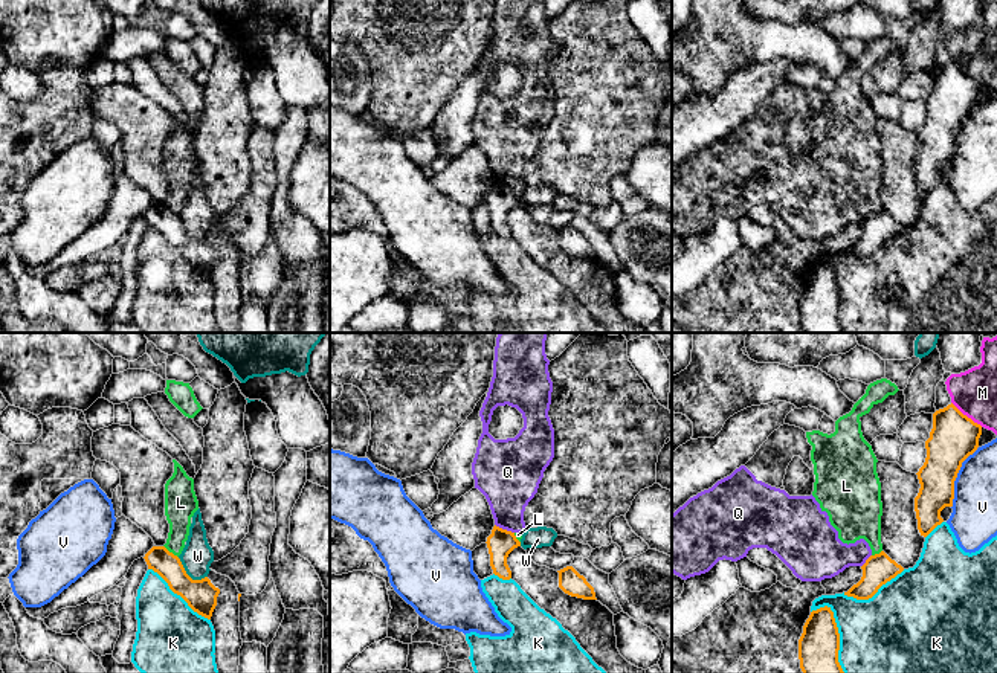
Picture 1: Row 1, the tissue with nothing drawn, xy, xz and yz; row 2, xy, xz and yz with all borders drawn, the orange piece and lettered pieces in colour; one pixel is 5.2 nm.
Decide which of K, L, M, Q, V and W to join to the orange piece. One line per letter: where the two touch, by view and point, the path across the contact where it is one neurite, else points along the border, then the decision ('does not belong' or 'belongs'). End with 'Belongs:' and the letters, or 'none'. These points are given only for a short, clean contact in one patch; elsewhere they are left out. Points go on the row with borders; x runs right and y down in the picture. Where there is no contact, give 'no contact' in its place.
K: contact yz (837, 632); does not belong
L: contact xy (171, 553); border xy (164, 545), (177, 557); does not belong
M: contact yz (965, 415); does not belong
Q: contact xz (504, 530); border xz (495, 524), (513, 533); does not belong
V: contact yz (956, 476); does not belong
W: contact xy (188, 576); border xy (177, 557), (193, 579), (206, 577); does not belong
Belongs: none

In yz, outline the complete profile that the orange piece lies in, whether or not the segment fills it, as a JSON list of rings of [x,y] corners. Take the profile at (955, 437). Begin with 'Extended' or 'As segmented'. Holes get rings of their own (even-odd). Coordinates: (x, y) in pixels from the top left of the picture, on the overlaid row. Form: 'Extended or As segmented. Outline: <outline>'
As segmented. Outline: [[[953,403],[933,414],[933,429],[925,441],[927,458],[919,469],[919,493],[915,498],[918,530],[927,537],[944,522],[941,511],[953,507],[954,481],[962,462],[979,447],[982,426]]]

